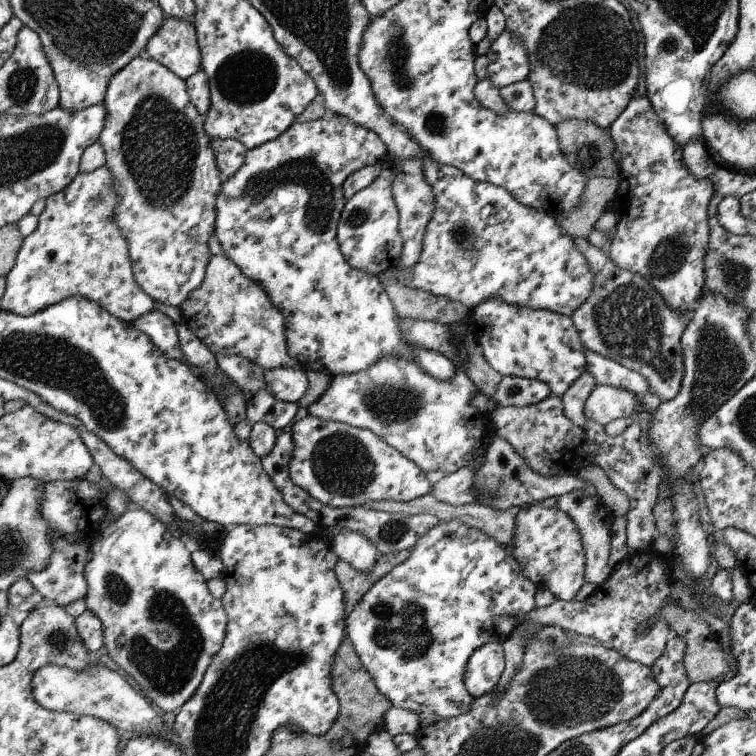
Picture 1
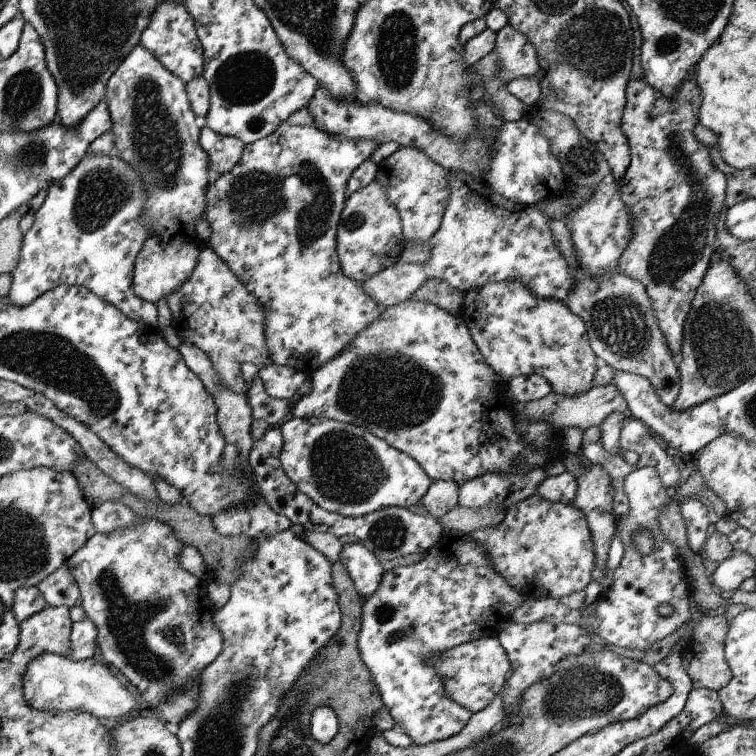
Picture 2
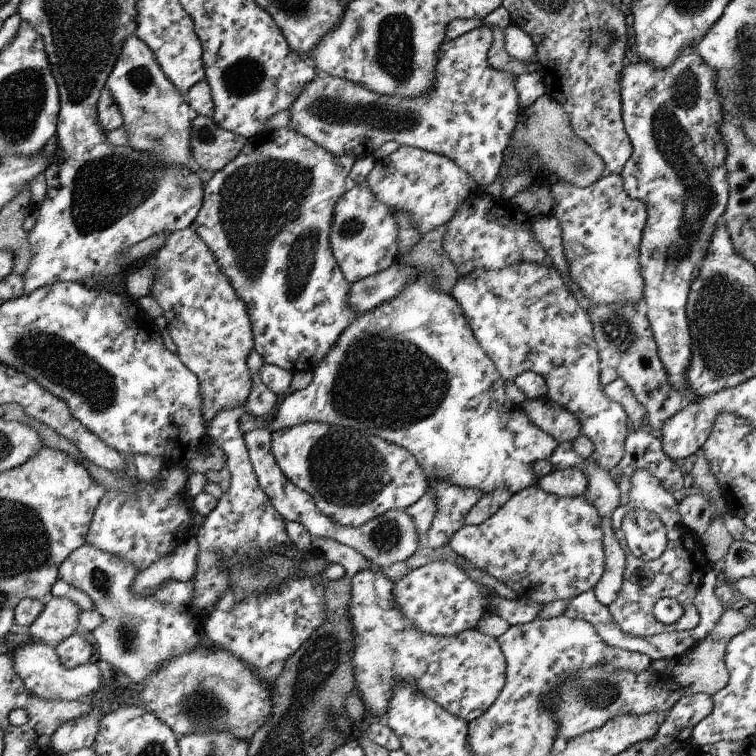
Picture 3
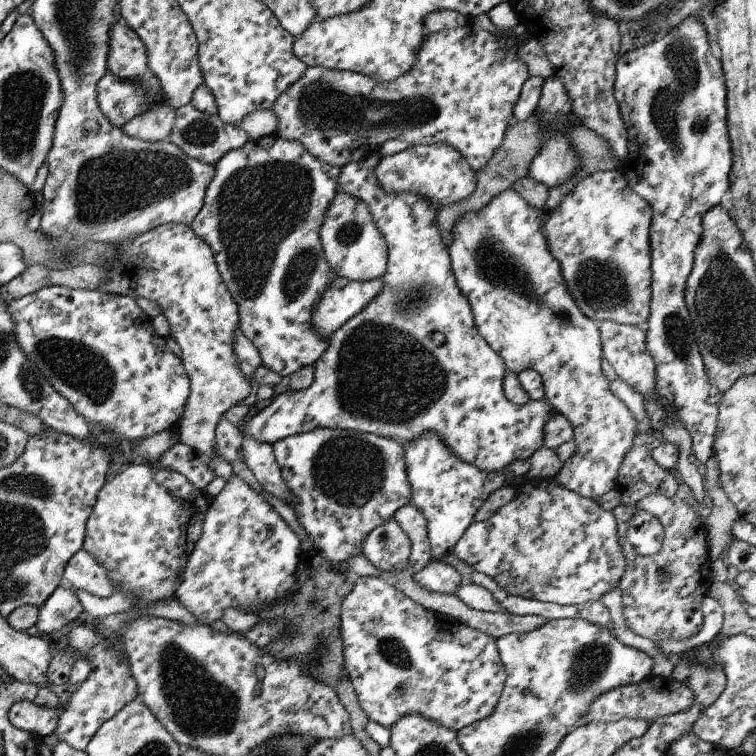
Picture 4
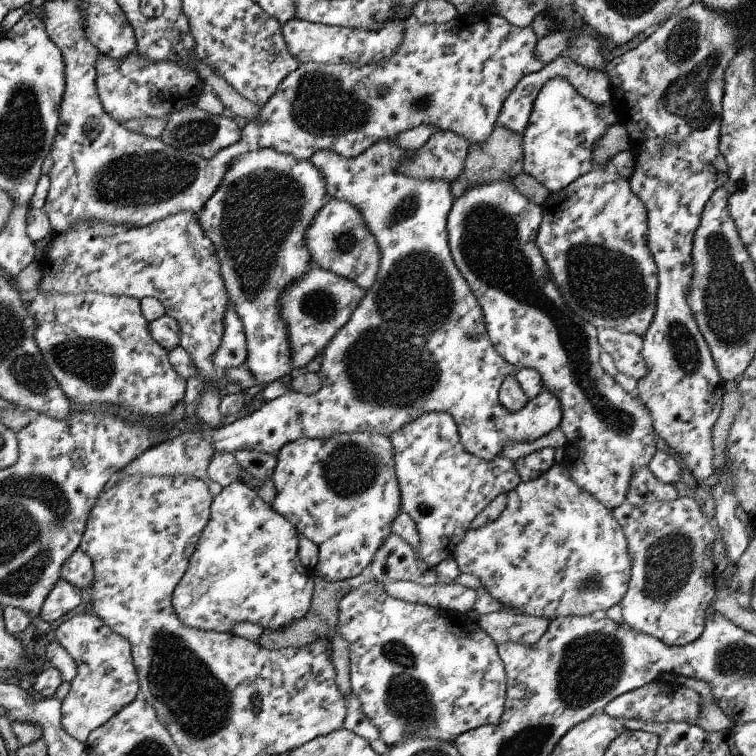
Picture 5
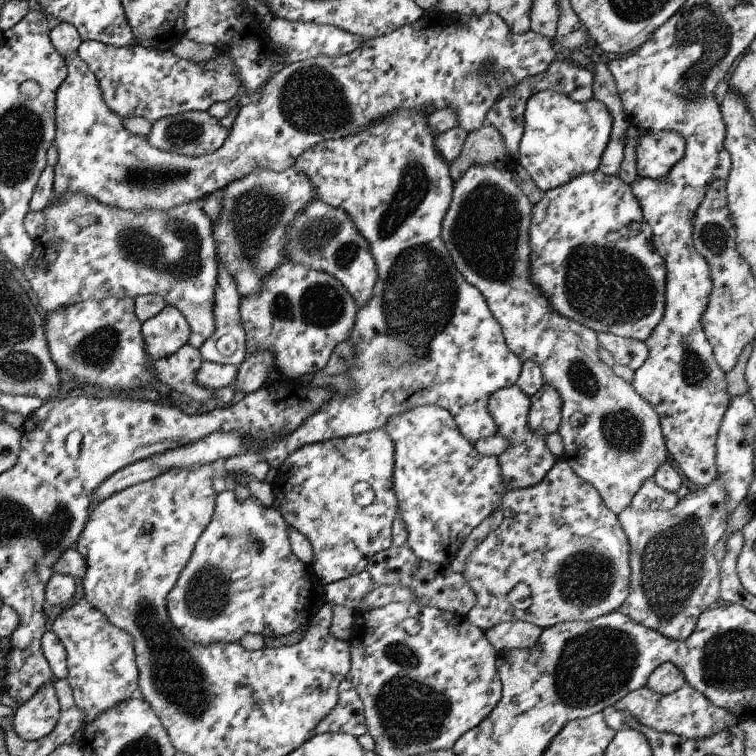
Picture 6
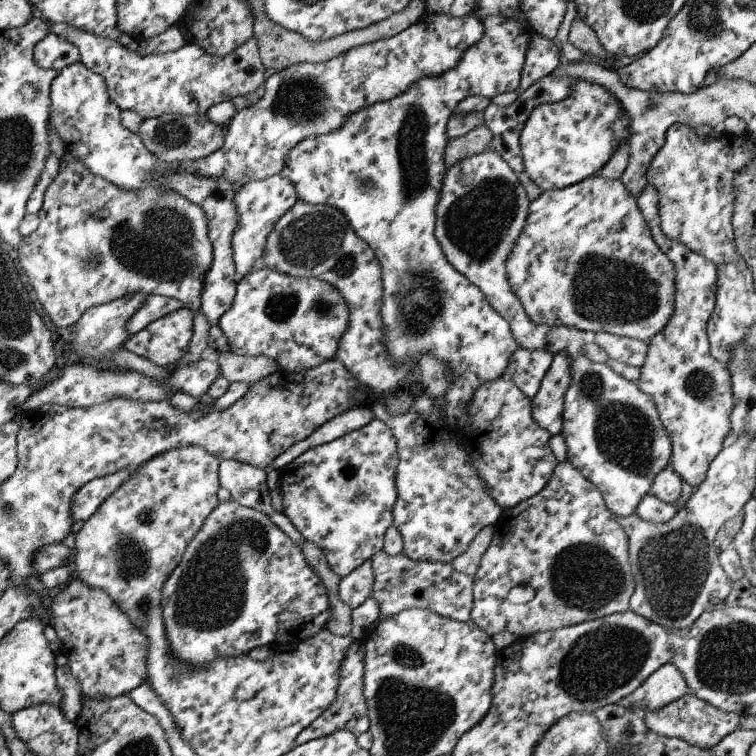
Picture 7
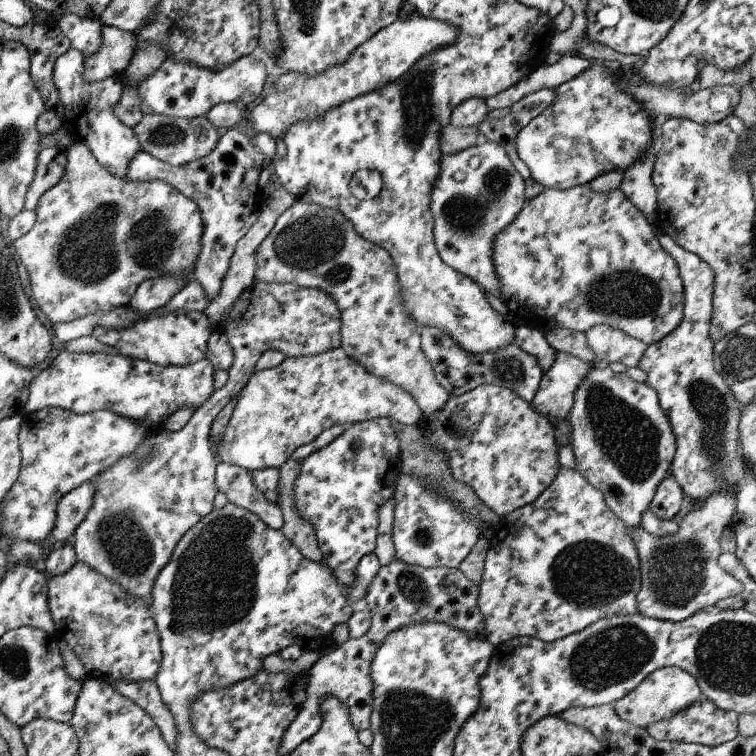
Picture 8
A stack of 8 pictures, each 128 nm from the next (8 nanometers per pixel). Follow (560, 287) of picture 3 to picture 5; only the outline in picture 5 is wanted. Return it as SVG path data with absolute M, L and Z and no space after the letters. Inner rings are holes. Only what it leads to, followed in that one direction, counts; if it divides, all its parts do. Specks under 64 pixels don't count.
M491 181L488 183L479 183L467 187L463 194L460 194L453 202L452 207L446 216L446 235L447 244L450 250L453 264L457 267L460 275L466 280L468 287L474 294L476 301L481 307L486 333L489 342L494 346L497 354L504 358L510 365L514 366L514 370L518 371L522 368L534 368L540 376L543 388L547 389L560 404L561 420L557 428L561 429L565 437L565 446L562 452L562 464L568 470L573 482L576 482L583 490L586 490L597 502L605 505L609 510L613 510L621 503L625 502L627 489L630 488L631 477L634 476L634 470L638 467L645 467L658 451L655 449L655 435L652 427L652 420L648 410L643 403L626 390L623 390L619 384L610 377L599 364L598 356L600 354L600 346L596 339L597 329L591 326L587 321L579 318L561 298L559 291L555 288L554 282L548 277L547 267L544 265L539 249L535 246L536 230L541 222L542 212L540 205L529 202L515 187L514 184L507 181Z

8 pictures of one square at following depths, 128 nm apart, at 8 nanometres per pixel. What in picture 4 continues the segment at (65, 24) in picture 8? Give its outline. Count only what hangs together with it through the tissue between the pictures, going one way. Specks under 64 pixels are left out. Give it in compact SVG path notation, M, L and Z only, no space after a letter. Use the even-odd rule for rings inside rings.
M108 69L97 82L97 99L102 113L119 128L148 110L144 90L129 79L111 74Z

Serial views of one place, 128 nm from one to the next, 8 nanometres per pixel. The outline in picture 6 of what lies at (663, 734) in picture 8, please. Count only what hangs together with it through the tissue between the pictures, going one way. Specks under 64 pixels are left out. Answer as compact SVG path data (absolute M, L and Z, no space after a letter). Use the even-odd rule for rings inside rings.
M686 682L681 688L668 695L653 693L652 690L643 686L627 693L612 707L625 711L642 725L651 727L654 731L673 733L693 742L712 737L715 733L739 723L735 716L729 714L724 708L713 706L700 692L693 690Z

